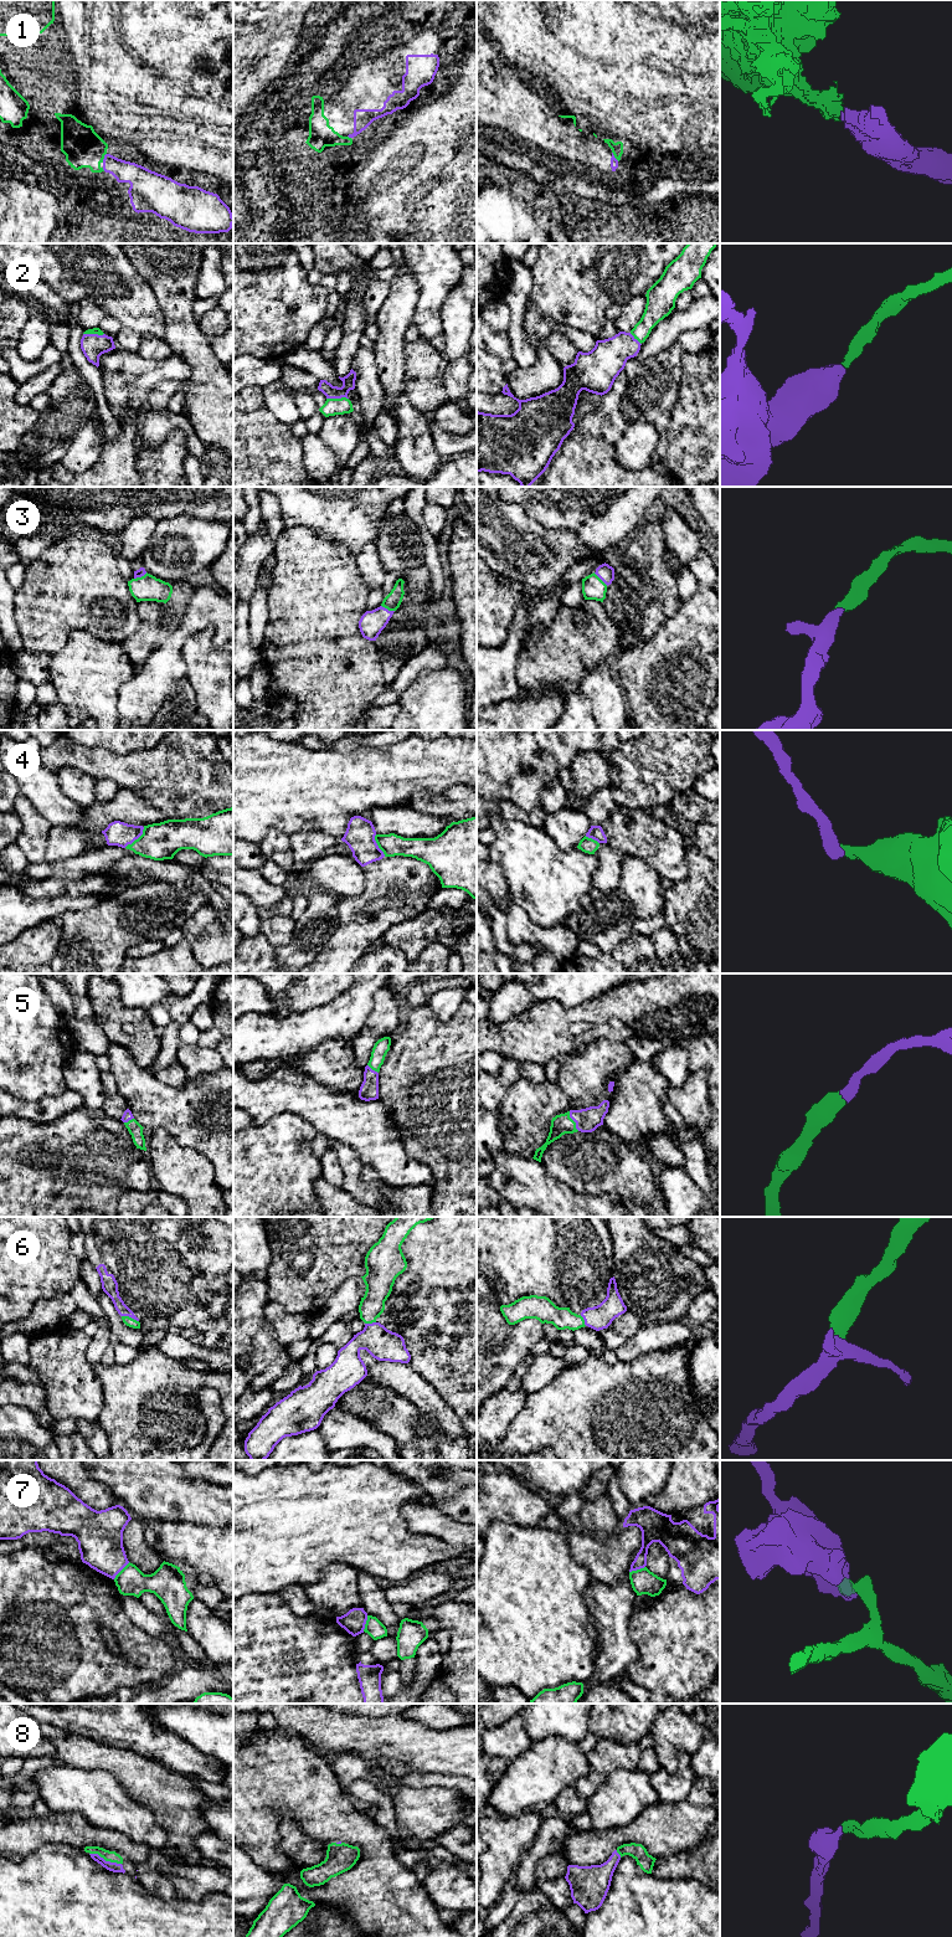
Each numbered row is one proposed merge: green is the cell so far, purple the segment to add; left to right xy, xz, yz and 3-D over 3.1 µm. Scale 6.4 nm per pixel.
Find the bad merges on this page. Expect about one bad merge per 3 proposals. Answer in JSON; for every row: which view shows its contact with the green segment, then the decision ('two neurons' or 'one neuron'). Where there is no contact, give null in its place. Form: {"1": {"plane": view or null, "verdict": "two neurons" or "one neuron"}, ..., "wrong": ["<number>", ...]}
{"1": {"plane": "xy", "verdict": "one neuron"}, "2": {"plane": "xz", "verdict": "one neuron"}, "3": {"plane": "xz", "verdict": "one neuron"}, "4": {"plane": "xy", "verdict": "two neurons"}, "5": {"plane": "yz", "verdict": "one neuron"}, "6": {"plane": "xy", "verdict": "one neuron"}, "7": {"plane": "xy", "verdict": "two neurons"}, "8": {"plane": "xy", "verdict": "one neuron"}, "wrong": ["4", "7"]}

